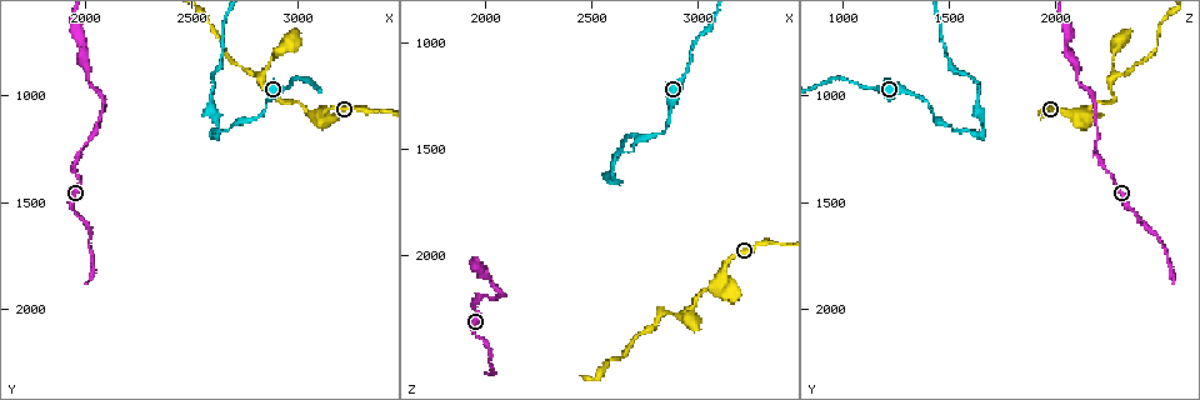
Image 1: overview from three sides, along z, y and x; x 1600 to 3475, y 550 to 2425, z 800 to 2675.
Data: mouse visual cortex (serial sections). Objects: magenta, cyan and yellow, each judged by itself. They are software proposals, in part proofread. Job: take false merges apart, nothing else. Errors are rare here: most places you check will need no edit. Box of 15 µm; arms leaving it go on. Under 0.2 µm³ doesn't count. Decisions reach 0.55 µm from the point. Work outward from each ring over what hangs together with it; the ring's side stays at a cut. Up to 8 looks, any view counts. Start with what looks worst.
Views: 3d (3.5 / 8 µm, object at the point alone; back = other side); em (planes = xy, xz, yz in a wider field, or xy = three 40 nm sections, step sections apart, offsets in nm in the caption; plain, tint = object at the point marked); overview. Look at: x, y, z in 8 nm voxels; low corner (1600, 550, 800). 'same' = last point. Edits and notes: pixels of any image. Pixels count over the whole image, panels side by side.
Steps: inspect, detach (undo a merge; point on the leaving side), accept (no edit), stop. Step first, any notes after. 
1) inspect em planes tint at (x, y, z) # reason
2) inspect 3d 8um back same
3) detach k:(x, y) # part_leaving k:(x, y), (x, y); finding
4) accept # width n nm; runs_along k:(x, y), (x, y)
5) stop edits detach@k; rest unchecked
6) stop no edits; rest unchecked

inspect 3d 8um at (3060, 1080, 2160) # sudden change in width

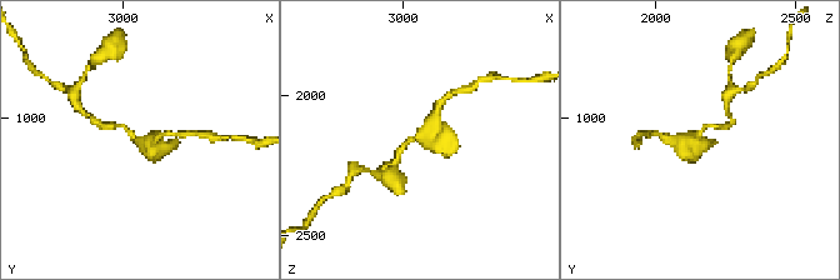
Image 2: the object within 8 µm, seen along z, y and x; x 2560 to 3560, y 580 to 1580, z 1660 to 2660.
inspect em planes tint at (3050, 1080, 2160) # arm_widths 150, 500 nm

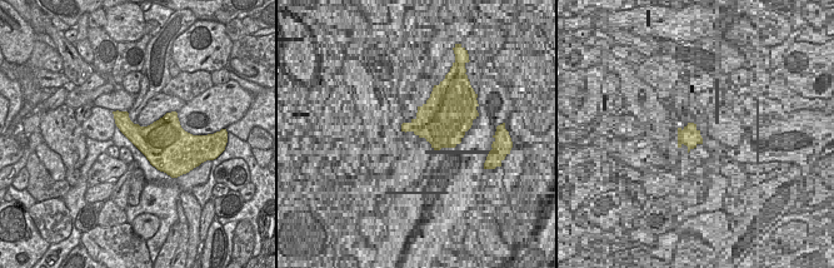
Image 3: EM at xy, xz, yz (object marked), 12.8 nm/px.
accept # runs_along 2:(435, 114), (396, 160); one cell here

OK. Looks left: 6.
inspect 3d 3.5um at (2870, 1010, 1340) # sudden change in width

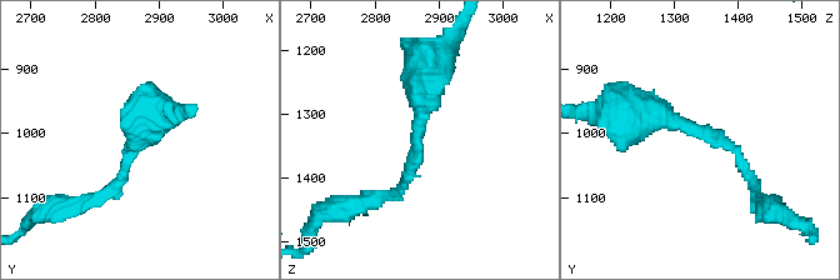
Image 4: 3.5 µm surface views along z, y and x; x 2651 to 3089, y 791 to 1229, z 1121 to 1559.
inspect em planes tint at (2860, 995, 1345) # arm_widths 150, 450 nm; shape alone is not enough

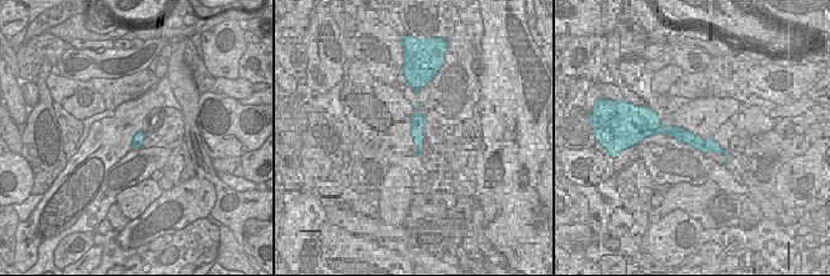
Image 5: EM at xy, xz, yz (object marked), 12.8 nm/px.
accept # continuous, no second cell

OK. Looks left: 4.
inspect 3d 3.5um at (2610, 1180, 1650) # sharp bend

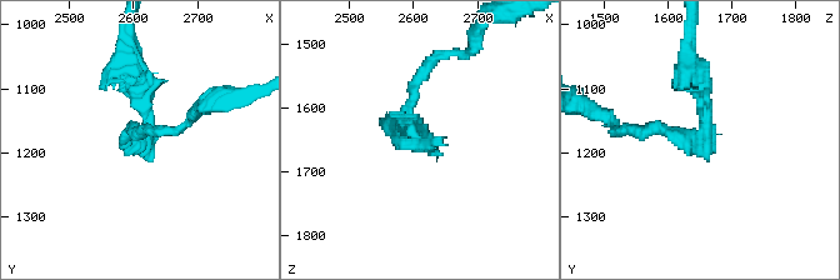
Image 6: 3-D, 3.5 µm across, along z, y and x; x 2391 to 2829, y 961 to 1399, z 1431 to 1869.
inspect em planes tint at (2605, 1175, 1645)

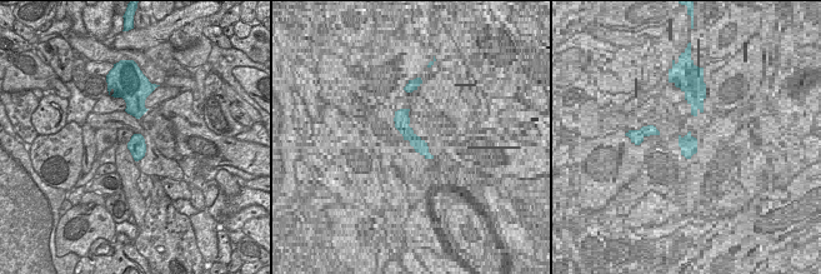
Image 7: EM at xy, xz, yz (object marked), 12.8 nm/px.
inspect em xy step 3 tint same # another direction

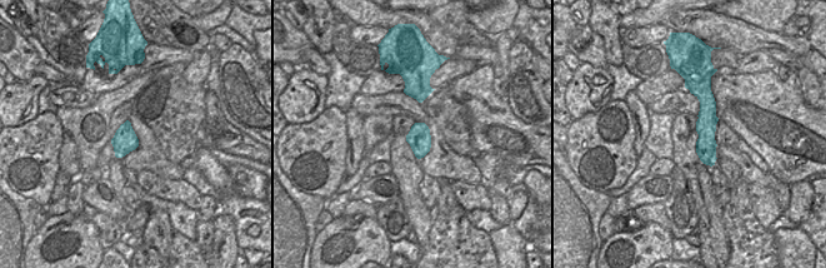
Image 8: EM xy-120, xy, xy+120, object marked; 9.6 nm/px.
accept # arm_widths 150, 300 nm; runs_along 8:(687, 79), (706, 98), (711, 162); all the same cell

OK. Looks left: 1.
stop no edits; rest unchecked

